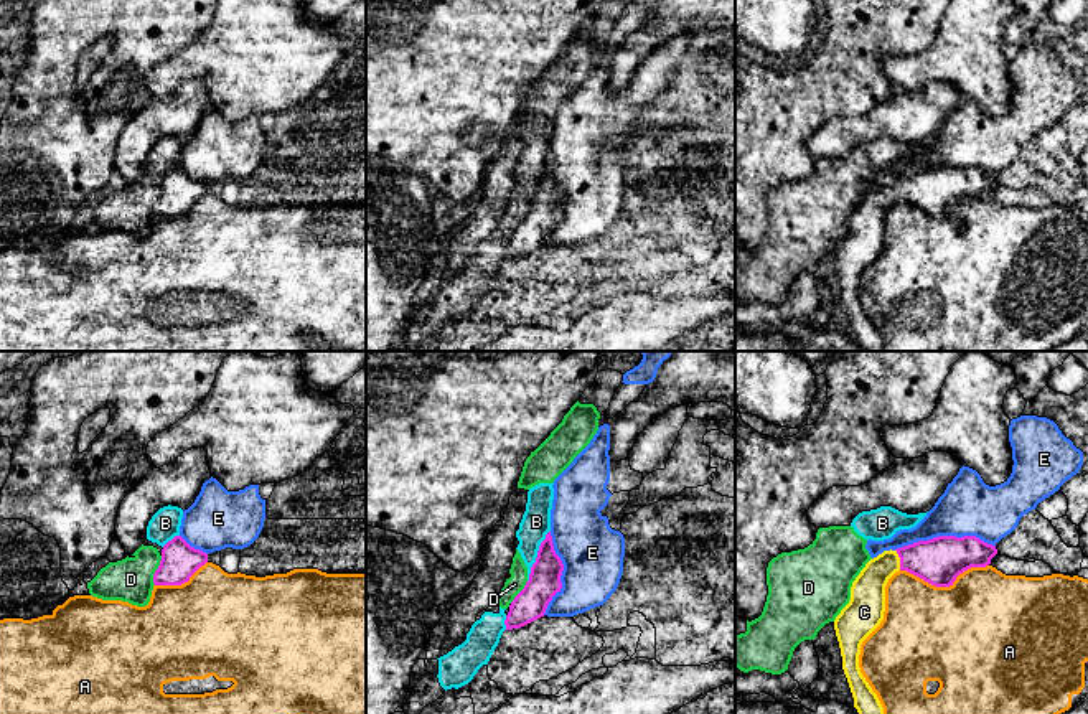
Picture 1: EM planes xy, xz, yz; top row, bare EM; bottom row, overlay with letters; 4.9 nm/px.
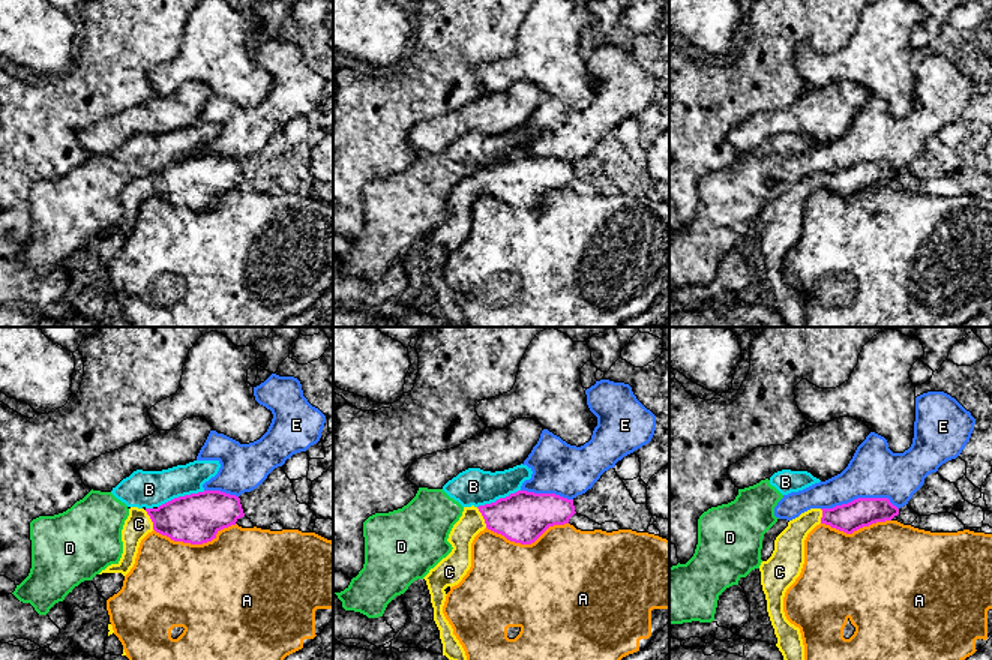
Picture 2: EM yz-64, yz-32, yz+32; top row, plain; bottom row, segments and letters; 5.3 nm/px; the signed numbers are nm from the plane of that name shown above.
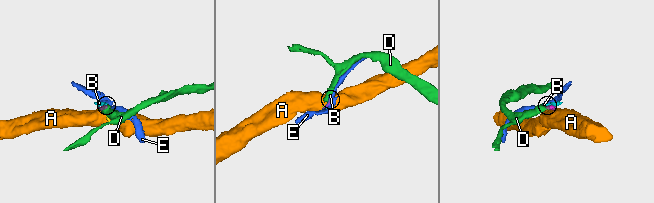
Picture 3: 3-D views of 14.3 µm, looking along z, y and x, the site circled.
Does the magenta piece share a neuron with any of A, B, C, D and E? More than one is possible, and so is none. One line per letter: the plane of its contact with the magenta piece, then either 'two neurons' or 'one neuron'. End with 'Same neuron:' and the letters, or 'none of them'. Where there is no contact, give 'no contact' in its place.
A: yz | two neurons
B: xz | two neurons
C: yz | one neuron
D: xy | two neurons
E: yz | two neurons
Same neuron: C

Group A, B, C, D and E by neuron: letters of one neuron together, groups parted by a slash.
A / B D / C / E

